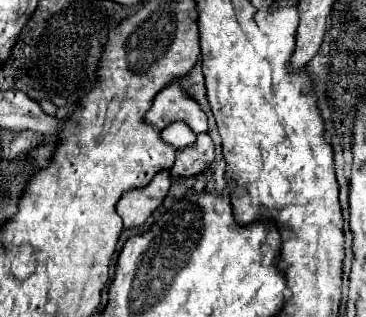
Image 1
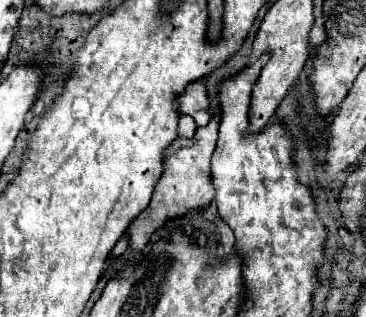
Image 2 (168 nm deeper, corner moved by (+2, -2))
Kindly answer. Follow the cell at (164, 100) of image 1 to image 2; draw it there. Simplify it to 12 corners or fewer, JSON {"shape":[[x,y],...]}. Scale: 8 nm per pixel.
{"shape":[[190,83],[176,95],[180,115],[198,127],[210,121],[206,87]]}

